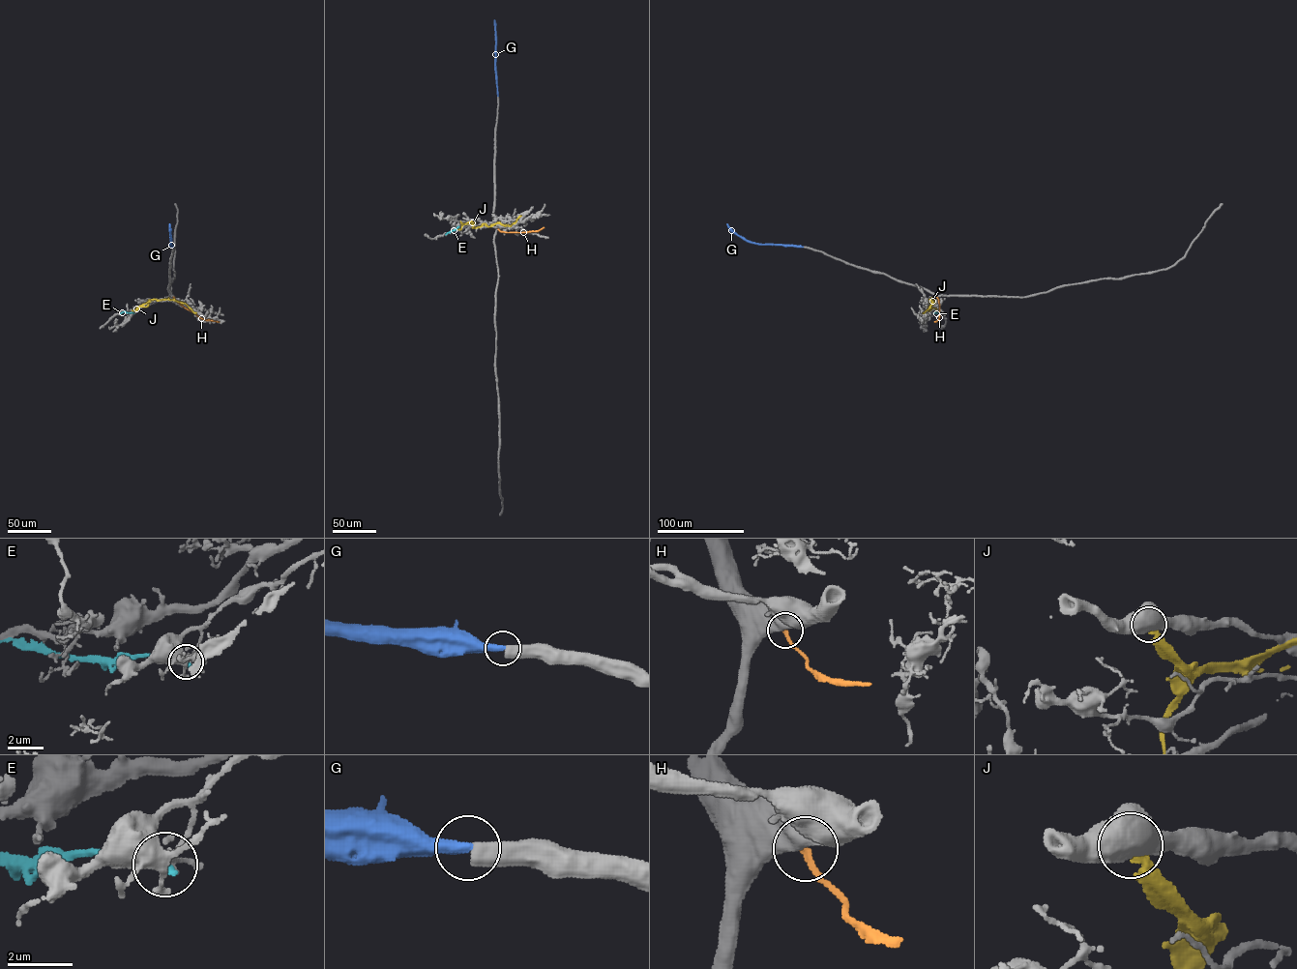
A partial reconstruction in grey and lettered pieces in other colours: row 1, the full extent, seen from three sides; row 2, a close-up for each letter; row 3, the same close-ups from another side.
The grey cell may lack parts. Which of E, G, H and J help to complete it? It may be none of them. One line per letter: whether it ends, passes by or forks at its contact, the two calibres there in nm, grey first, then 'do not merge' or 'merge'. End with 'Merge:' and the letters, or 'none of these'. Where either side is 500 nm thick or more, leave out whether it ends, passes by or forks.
E: it ends; calibres 170 and 280 nm; do not merge
G: calibres 550 and 420 nm; merge
H: calibres 750 and 180 nm; do not merge
J: calibres 600 and 420 nm; do not merge
Merge: G

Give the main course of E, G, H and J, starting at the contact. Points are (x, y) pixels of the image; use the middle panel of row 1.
E: (458, 226), (445, 234)
G: (498, 96), (494, 20)
H: (498, 229), (521, 232), (544, 227)
J: (460, 221), (471, 221), (474, 228), (497, 222), (510, 225), (521, 216)

